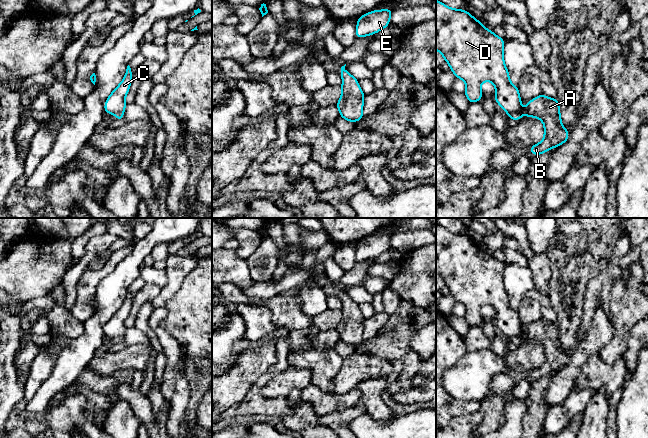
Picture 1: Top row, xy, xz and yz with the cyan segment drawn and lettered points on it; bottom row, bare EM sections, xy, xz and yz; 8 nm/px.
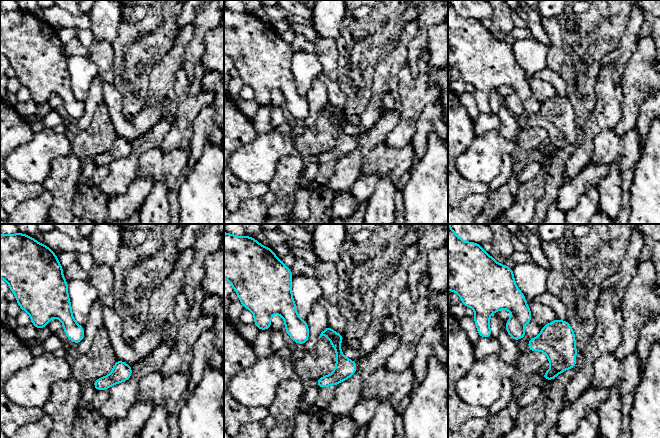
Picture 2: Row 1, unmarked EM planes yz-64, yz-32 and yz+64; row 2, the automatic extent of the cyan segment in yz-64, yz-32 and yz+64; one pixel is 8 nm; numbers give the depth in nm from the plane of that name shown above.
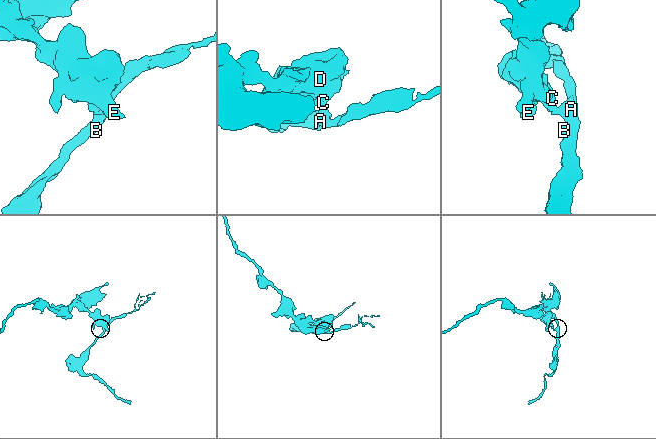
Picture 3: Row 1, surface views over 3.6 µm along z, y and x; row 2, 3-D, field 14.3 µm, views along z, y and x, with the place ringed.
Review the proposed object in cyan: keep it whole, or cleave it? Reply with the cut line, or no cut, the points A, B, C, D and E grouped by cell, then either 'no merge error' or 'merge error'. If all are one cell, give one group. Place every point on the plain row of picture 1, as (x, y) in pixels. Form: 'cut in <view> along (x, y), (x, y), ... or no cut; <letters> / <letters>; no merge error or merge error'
cut in yz along (521, 333), (509, 339); A B / C D E; merge error

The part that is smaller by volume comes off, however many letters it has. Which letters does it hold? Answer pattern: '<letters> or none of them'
A, B

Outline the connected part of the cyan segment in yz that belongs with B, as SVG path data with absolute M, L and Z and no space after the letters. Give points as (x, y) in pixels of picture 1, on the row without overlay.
M543 318L533 322L527 328L527 332L525 334L521 334L520 336L509 339L509 343L514 345L520 344L522 342L522 336L525 335L525 341L537 341L544 348L544 363L529 372L529 375L532 379L541 379L548 374L551 374L553 371L559 371L563 367L565 367L569 362L569 356L566 351L562 350L560 347L562 346L562 342L560 340L560 330L557 322L553 323L547 321Z

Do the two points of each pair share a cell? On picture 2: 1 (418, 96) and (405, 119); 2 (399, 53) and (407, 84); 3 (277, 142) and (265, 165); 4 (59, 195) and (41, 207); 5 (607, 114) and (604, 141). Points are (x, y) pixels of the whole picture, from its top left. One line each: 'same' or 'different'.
1: same
2: different
3: same
4: different
5: different

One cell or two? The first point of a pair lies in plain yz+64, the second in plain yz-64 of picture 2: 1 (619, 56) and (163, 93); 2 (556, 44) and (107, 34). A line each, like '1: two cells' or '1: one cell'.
1: one cell
2: two cells

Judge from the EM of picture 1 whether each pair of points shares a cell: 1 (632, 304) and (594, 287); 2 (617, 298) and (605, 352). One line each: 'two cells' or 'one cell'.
1: two cells
2: one cell

